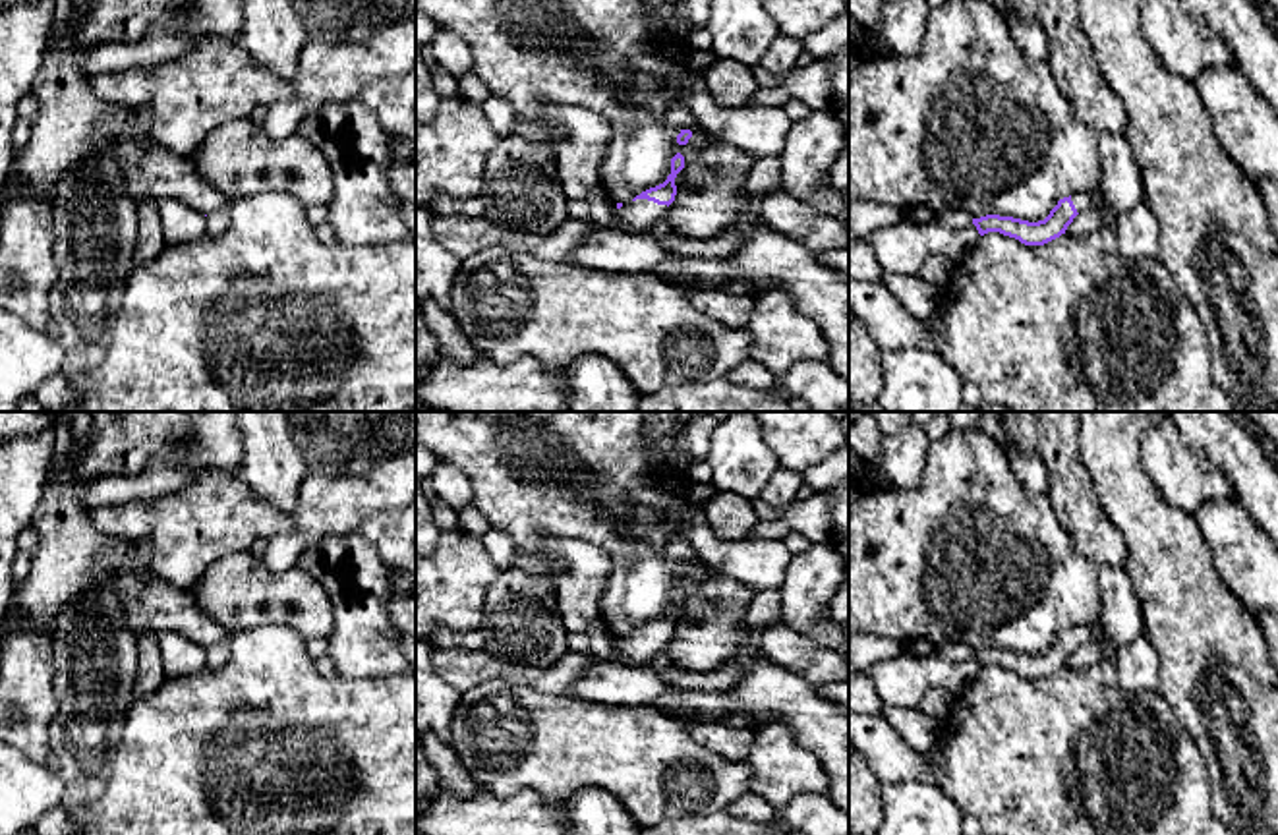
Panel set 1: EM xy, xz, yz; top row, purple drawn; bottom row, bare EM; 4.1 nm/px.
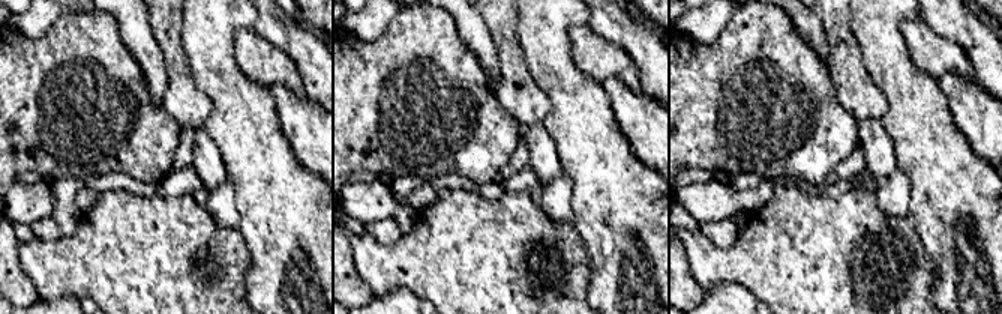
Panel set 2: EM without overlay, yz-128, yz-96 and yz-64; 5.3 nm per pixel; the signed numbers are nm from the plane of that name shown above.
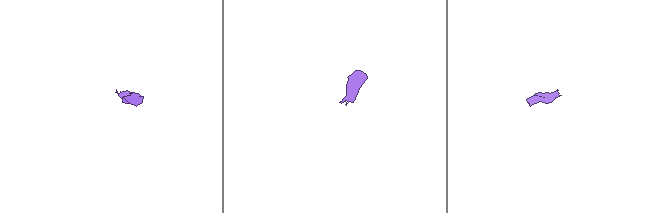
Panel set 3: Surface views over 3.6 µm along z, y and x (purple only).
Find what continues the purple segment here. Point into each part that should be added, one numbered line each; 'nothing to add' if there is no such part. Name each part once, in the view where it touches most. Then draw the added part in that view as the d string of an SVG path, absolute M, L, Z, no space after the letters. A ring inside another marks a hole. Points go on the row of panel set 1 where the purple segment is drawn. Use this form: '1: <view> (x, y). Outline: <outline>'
1: xz (640, 215). Outline: M636 199L623 203L623 207L617 209L617 218L621 226L632 232L652 232L663 222L667 209L667 205Z

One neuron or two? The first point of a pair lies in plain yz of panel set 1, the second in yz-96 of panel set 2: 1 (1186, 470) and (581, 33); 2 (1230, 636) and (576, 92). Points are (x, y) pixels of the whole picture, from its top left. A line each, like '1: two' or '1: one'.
1: one
2: one

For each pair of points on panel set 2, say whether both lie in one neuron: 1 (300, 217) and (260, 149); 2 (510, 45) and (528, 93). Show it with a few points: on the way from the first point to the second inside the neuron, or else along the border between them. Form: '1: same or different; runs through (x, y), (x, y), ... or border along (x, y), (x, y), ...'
1: same; runs through (284, 200), (272, 188), (272, 179), (261, 166)
2: same; runs through (512, 57), (513, 74), (521, 81)

